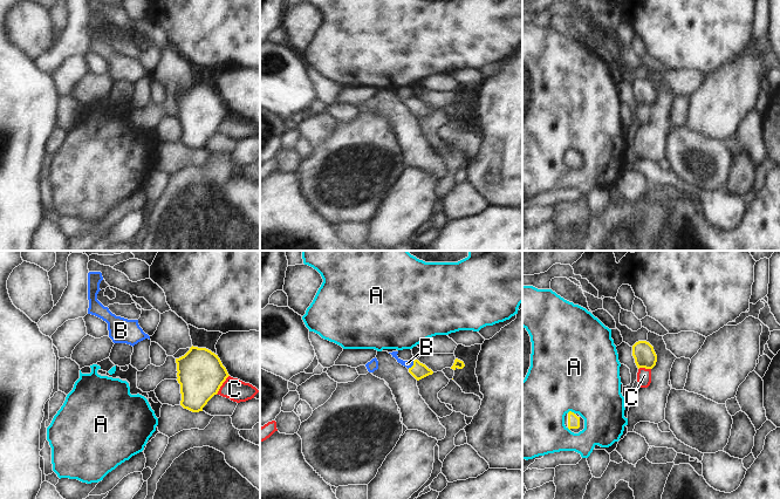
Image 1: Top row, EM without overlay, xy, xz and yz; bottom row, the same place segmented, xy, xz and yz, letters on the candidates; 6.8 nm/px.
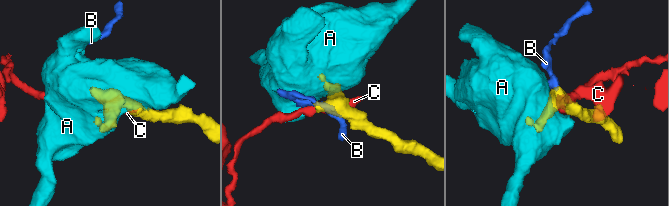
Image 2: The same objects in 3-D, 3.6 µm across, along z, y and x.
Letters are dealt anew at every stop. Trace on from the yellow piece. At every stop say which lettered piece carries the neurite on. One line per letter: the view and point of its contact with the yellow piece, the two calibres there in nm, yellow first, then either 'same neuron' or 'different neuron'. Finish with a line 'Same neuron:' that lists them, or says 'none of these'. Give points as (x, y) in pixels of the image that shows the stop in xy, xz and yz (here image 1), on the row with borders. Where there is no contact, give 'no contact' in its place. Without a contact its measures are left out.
A: yz (570, 411) | 80/500 nm | different neuron
B: xz (414, 364) | 110/50 nm | same neuron
C: xy (221, 384) | 320/150 nm | different neuron
Same neuron: B

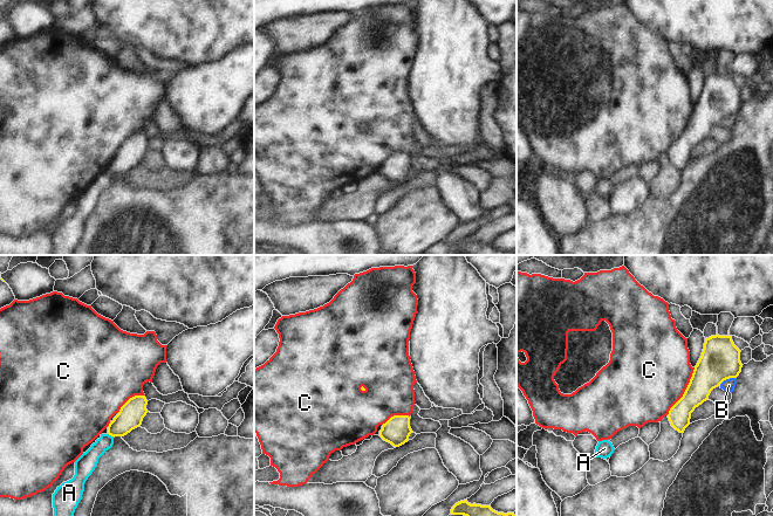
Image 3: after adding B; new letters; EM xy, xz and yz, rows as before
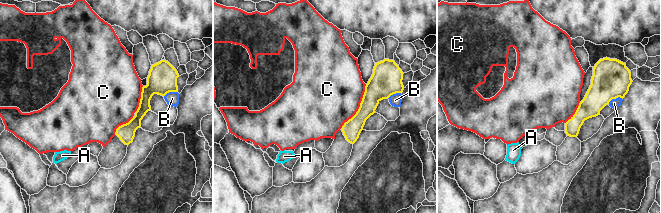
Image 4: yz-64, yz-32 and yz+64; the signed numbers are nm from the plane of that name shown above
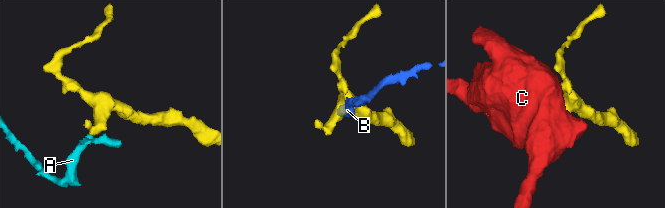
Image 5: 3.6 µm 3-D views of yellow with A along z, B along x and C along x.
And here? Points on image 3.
A: xy (111, 435) | 170/140 nm | different neuron
B: yz (727, 378) | 280/90 nm | different neuron
C: yz (685, 391) | 220/480 nm | different neuron
Same neuron: none of these

